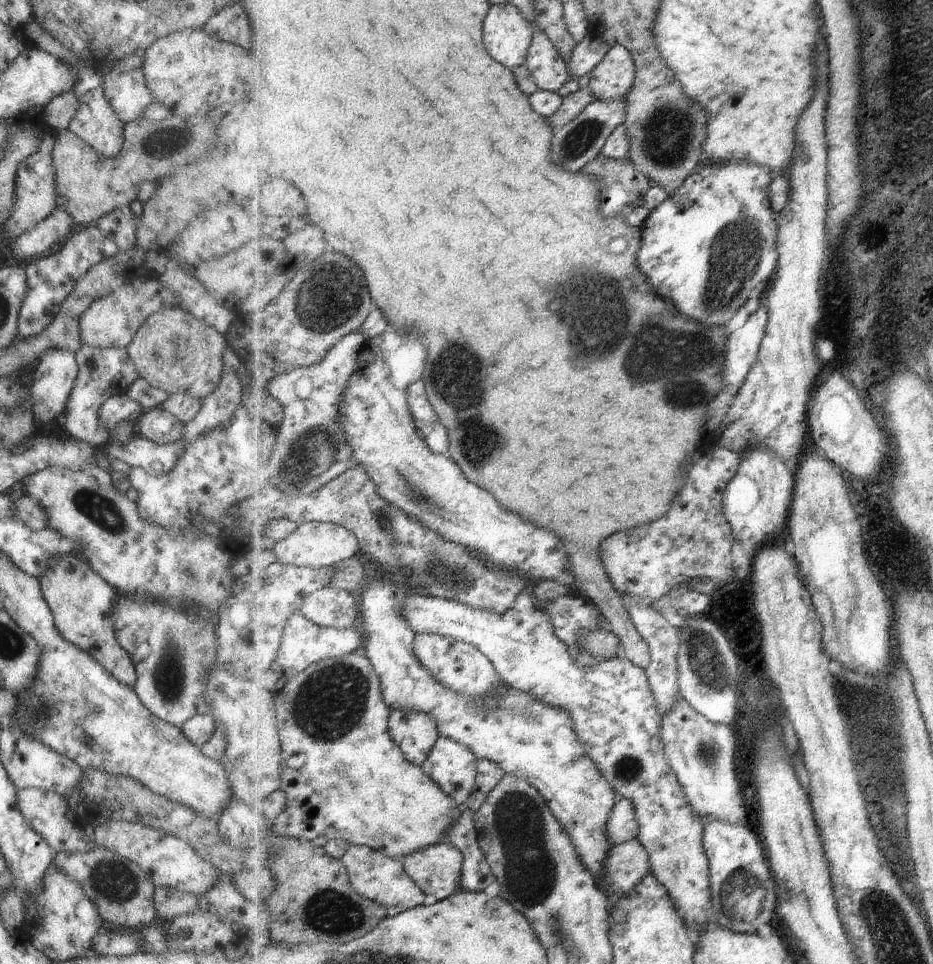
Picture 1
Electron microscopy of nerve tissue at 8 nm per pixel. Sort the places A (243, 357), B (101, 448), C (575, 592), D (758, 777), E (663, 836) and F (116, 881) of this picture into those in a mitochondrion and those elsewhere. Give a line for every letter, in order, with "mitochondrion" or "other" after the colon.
A: other
B: other
C: other
D: other
E: other
F: mitochondrion

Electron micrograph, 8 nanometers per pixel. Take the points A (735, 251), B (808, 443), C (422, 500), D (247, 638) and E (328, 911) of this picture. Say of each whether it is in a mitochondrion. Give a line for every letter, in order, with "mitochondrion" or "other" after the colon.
A: mitochondrion
B: other
C: mitochondrion
D: mitochondrion
E: mitochondrion

